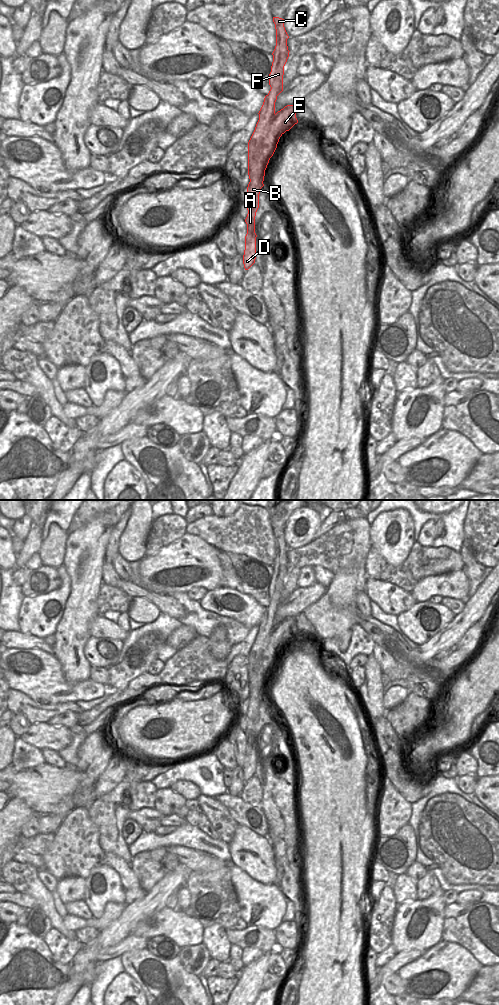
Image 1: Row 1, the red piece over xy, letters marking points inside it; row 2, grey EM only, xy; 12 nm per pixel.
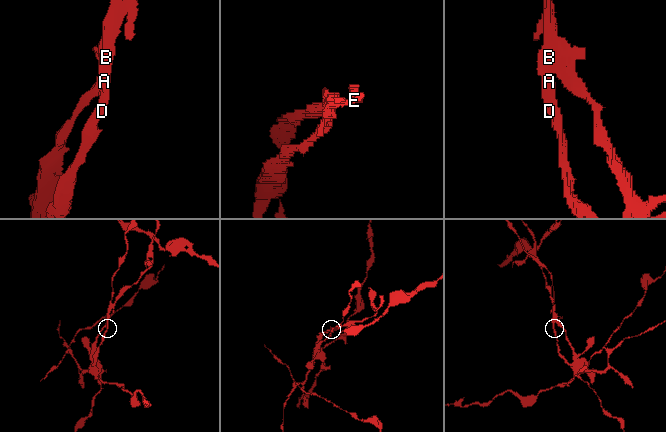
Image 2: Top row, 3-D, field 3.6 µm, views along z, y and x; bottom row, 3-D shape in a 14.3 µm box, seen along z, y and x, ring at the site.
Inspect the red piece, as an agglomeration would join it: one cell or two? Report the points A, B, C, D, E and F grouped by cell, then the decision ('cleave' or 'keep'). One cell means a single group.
A B C D F / E | cleave

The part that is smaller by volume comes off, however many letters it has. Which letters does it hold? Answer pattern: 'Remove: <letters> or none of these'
Remove: A, B, C, D, F

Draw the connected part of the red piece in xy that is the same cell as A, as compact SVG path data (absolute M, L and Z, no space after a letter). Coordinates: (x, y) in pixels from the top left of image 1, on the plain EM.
M273 529L276 541L276 558L272 565L273 574L269 586L269 605L265 608L263 617L259 623L259 632L255 642L248 654L248 687L250 694L245 707L248 726L245 731L247 736L247 746L245 748L245 762L243 767L243 776L245 782L248 782L256 771L256 745L255 728L259 720L260 701L264 698L264 688L266 677L263 676L263 664L261 656L268 646L271 634L275 629L275 614L277 608L283 603L284 578L289 569L287 551L289 550L285 539L284 531Z

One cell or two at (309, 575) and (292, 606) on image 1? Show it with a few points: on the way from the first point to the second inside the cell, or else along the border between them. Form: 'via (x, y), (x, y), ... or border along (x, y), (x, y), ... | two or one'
border along (315, 581), (307, 586), (298, 587) | two

